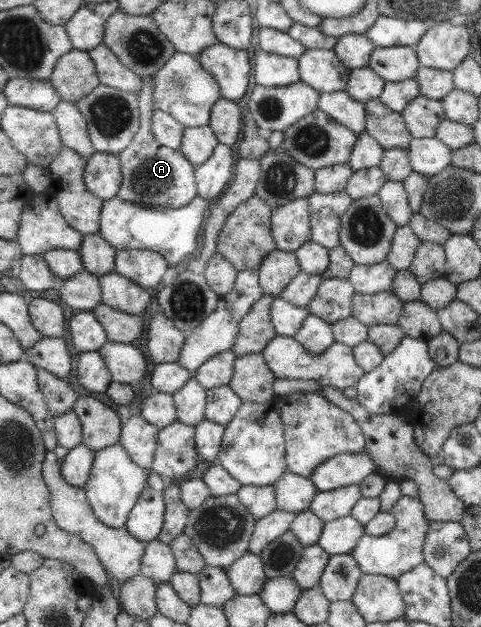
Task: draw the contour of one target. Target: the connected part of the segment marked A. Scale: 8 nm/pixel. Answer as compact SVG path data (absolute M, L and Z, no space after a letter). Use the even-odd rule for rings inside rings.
M143 77L143 87L138 94L141 105L141 127L130 146L119 154L123 183L117 197L146 208L184 208L199 196L197 167L180 150L160 144L153 133L154 79Z

